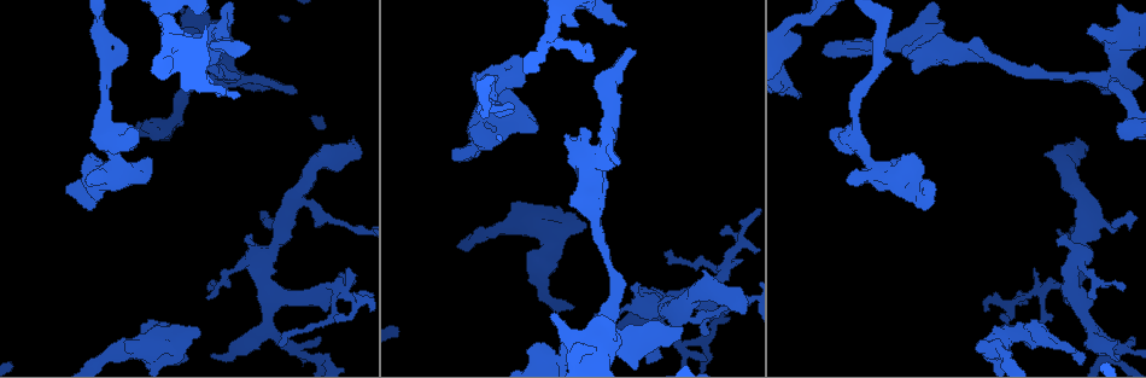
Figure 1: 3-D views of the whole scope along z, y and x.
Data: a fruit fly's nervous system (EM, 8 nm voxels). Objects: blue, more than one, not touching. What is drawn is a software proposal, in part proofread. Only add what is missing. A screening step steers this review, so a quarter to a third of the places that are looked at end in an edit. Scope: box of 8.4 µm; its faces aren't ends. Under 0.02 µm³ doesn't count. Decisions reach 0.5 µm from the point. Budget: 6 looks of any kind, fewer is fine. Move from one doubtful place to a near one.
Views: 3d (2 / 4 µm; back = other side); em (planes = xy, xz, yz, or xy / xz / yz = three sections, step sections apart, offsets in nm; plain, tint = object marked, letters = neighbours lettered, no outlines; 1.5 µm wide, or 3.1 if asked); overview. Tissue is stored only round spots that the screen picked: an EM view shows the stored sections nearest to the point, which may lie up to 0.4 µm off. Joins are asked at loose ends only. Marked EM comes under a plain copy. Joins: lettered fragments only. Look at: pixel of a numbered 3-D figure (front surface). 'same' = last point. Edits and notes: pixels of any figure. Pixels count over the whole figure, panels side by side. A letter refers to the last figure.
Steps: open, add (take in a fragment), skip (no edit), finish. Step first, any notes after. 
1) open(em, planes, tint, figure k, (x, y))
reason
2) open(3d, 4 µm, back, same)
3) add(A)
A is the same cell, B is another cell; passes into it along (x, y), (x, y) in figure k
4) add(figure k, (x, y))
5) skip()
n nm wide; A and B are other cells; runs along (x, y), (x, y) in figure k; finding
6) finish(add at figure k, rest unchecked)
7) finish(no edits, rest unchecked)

open(em, xz, step 8, tint, figure 1, (1086, 147))
thick end

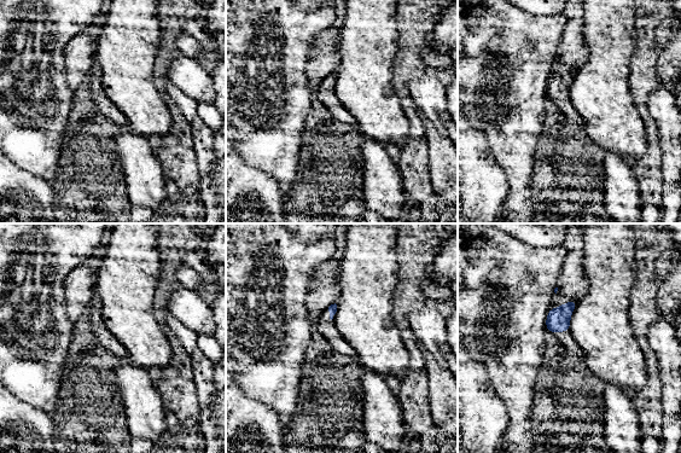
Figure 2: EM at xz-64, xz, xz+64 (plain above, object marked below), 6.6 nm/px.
open(em, yz, step 4, letters, same)
cut it another way

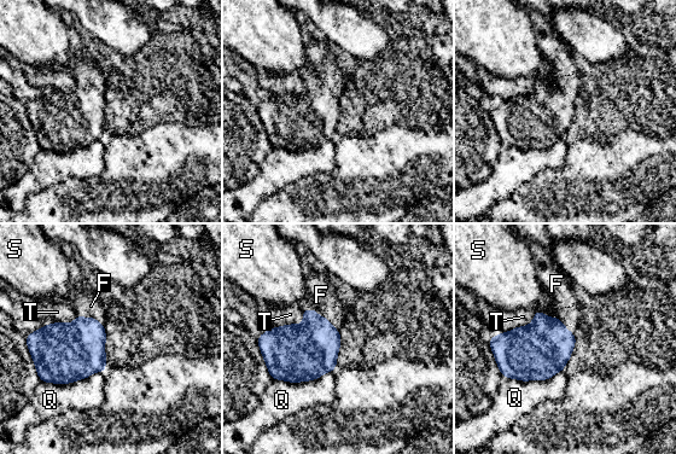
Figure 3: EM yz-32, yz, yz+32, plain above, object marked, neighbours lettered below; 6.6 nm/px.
add(F)
F is the same cell, Q, S and T are other cells; passes into it along (76, 350), (92, 318), (91, 306) in figure 3; the neuron continues

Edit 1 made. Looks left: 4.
open(3d, 4 µm, back, figure 1, (1057, 241))
branch stops here

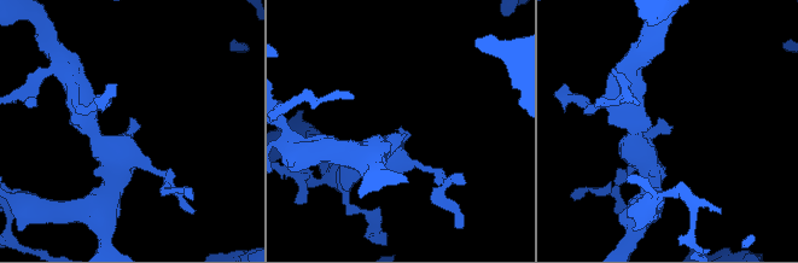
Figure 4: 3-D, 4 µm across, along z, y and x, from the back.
open(em, yz, step 8, tint, figure 4, (672, 126))

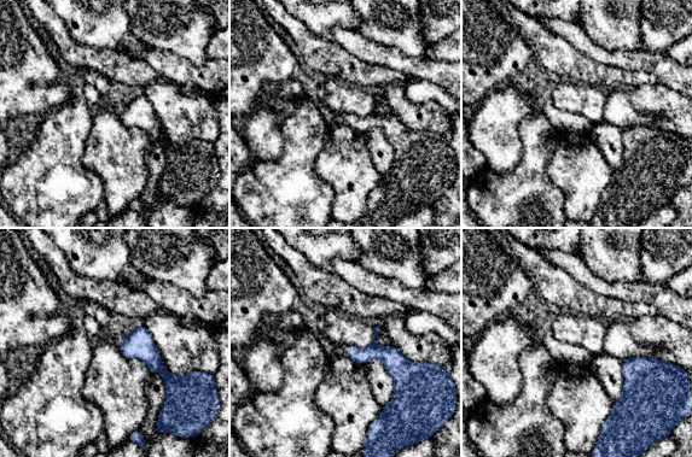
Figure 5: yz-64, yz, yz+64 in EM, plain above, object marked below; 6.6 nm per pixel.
open(em, planes, letters, same)
another direction

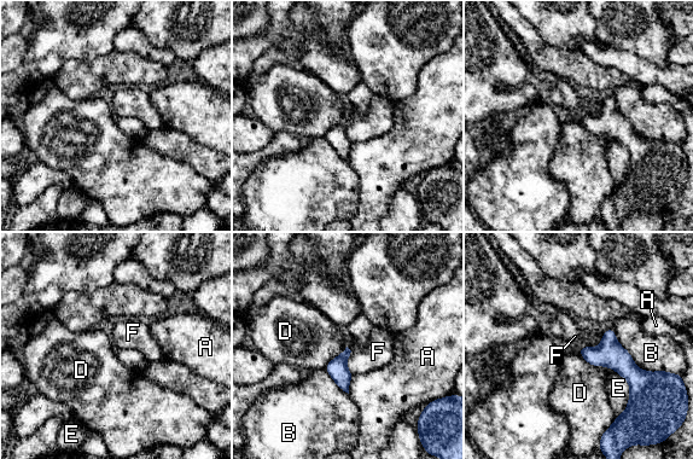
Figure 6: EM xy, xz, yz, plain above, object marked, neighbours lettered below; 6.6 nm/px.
skip()
B touches over 420 nm; A, B, D, E and F are other cells; none of them fits

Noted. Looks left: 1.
finish(add at figure 3, rest unchecked)

